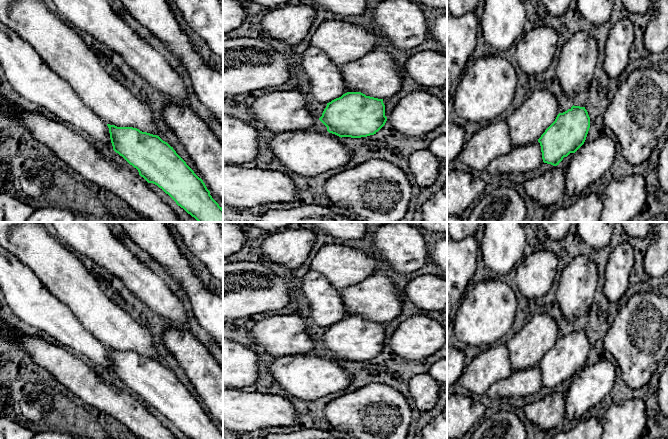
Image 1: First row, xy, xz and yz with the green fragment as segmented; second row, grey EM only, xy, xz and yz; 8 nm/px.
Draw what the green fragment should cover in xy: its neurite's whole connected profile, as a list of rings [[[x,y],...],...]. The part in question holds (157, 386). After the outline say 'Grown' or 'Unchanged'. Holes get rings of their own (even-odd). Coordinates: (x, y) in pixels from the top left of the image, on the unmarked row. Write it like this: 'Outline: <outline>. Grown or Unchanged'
Outline: [[[107,348],[113,374],[136,392],[148,407],[153,407],[168,418],[190,439],[223,439],[223,432],[212,422],[205,407],[167,366],[159,360],[133,351]]]. Unchanged

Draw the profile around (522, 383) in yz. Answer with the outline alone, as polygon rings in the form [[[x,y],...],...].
[[[536,365],[524,370],[512,371],[507,378],[491,385],[486,394],[497,405],[503,401],[514,401],[536,394],[542,386],[541,370]]]

